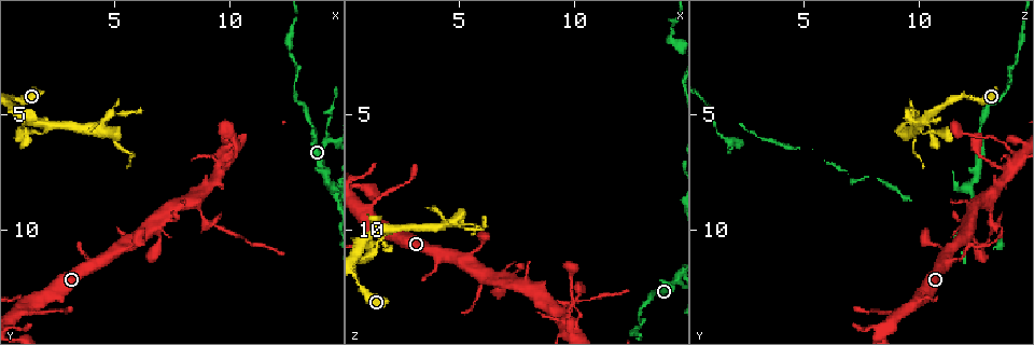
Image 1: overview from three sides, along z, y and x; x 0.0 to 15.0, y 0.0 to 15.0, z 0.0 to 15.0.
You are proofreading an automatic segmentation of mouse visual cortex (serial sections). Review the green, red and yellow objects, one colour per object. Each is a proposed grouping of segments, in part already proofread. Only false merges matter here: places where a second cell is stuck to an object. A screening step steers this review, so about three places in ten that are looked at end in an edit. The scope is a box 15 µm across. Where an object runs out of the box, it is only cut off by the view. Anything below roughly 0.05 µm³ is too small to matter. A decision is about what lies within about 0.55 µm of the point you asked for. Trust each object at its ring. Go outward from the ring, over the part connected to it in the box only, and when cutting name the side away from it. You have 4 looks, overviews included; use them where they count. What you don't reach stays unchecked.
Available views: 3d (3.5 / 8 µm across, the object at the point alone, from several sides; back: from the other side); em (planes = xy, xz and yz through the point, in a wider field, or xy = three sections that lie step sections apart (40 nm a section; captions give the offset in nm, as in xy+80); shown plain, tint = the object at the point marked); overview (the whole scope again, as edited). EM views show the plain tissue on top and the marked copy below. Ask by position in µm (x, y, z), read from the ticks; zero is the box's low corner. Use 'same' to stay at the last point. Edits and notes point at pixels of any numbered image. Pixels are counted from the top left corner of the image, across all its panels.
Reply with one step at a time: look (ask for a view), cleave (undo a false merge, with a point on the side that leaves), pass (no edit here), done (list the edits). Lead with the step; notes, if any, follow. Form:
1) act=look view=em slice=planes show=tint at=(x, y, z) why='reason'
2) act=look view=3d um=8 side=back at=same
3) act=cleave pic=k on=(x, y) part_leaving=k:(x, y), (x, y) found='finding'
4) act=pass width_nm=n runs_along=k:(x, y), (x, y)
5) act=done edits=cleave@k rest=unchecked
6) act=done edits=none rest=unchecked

act=look view=3d um=3.5 at=(9.0, 9.9, 13.2) why='abrupt turn'

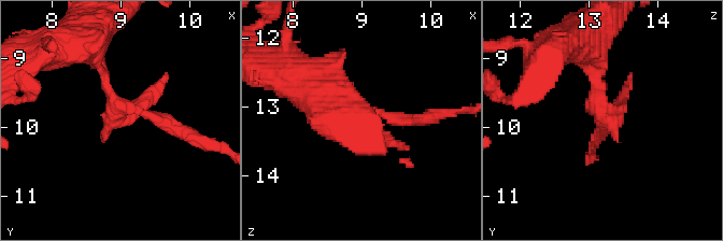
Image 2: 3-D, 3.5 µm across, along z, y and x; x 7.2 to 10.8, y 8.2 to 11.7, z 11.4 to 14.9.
act=look view=em slice=xy step=1 show=tint at=(8.90, 9.80, 13.20) why='need the tissue'

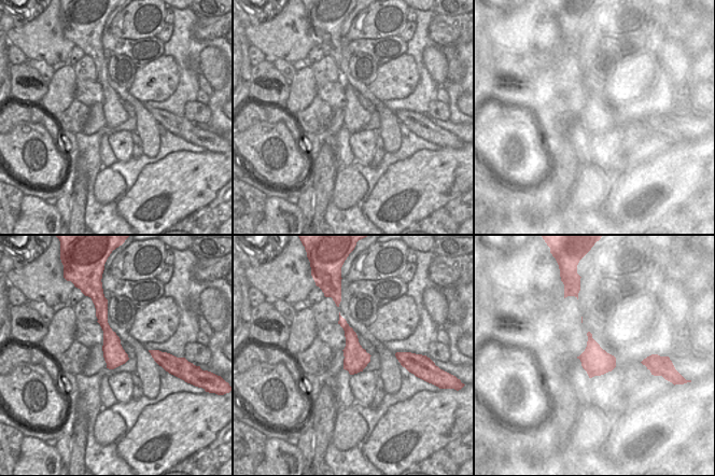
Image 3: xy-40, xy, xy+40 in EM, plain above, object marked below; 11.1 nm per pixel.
act=pass runs_along=3:(101, 310), (111, 340), (111, 366) found='one cell here'

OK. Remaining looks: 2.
act=look view=em slice=planes show=tint at=(1.2, 5.8, 10.8)

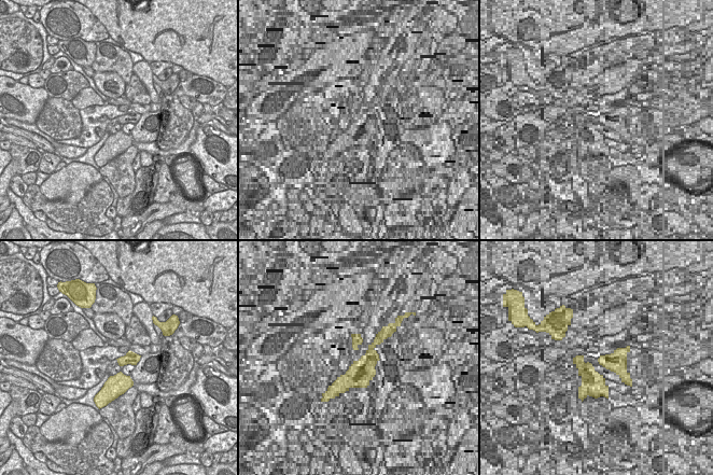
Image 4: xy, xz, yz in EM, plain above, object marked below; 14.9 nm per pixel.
act=look view=3d um=3.5 at=same

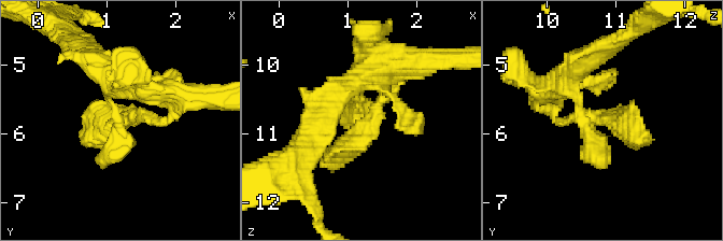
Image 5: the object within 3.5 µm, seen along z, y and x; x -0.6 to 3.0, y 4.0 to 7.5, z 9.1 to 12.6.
act=pass runs_along=5:(568, 86), (590, 132), (604, 118), (648, 132) found='one cell here'

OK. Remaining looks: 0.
act=done edits=none rest=unchecked

